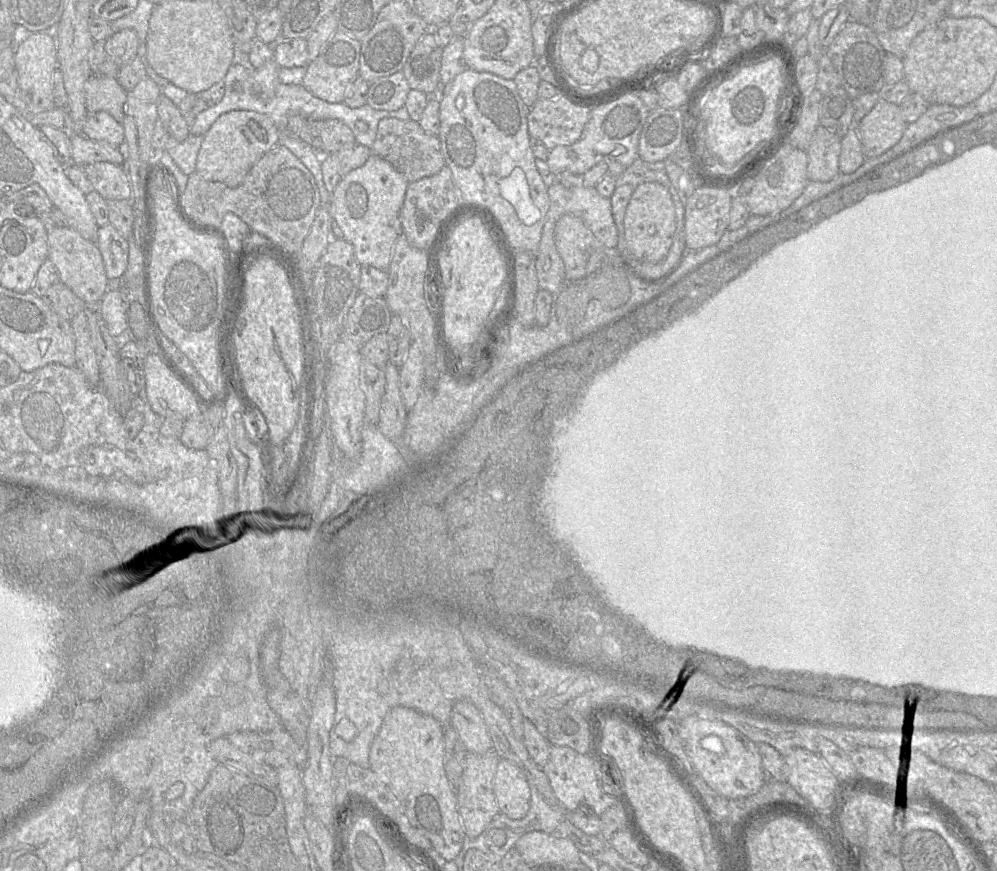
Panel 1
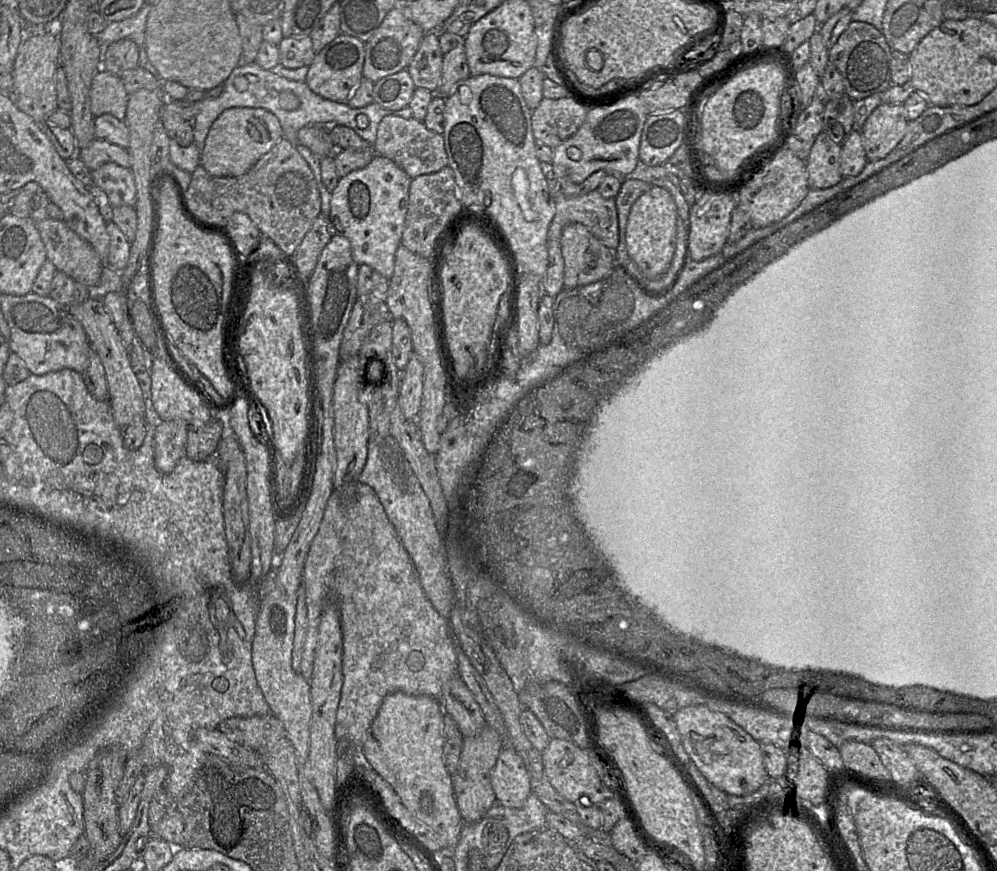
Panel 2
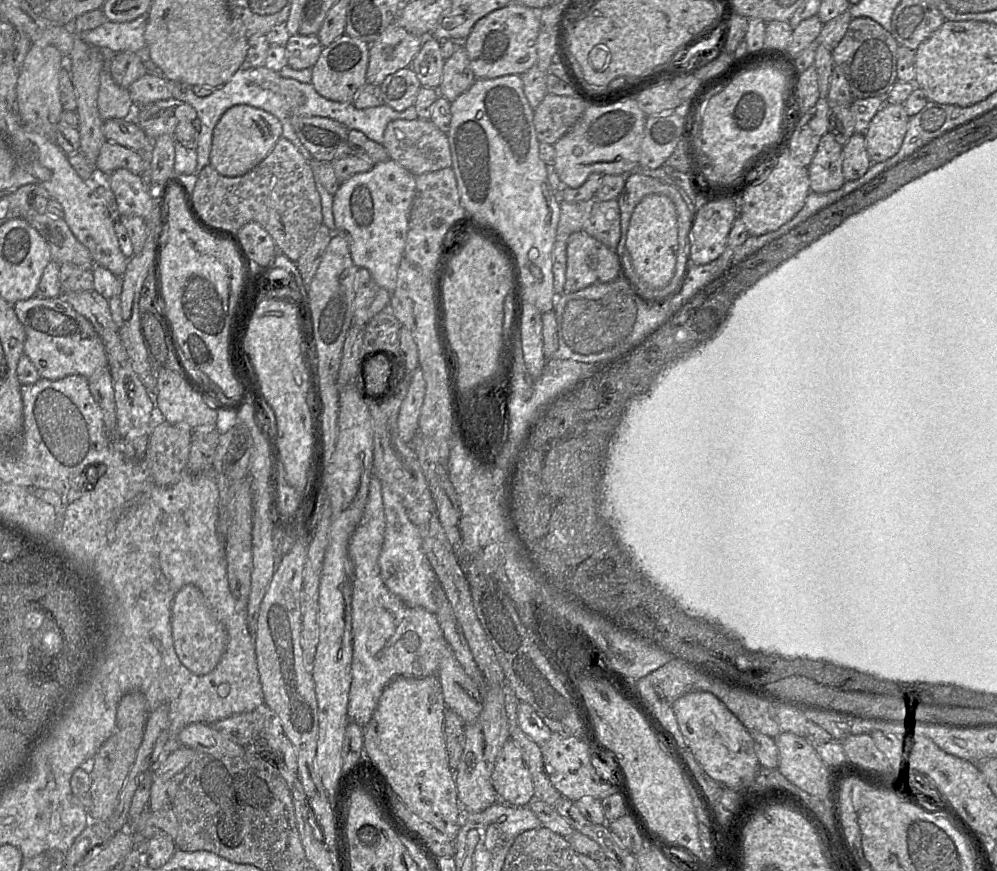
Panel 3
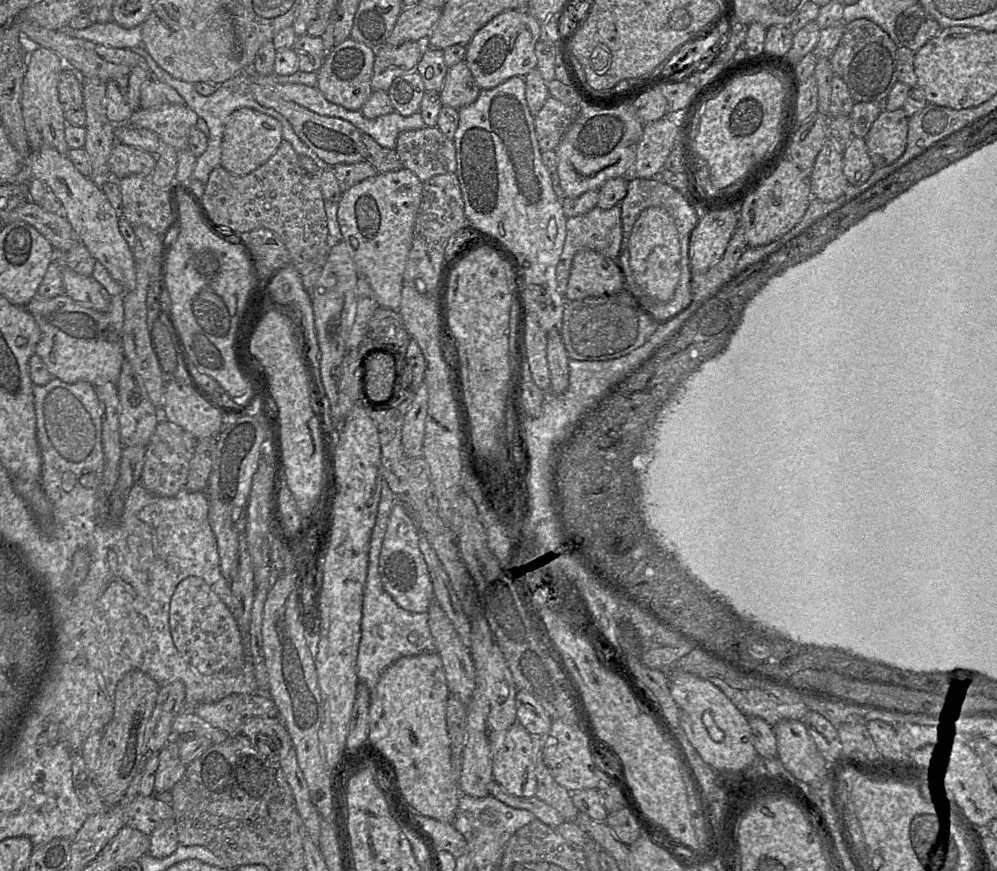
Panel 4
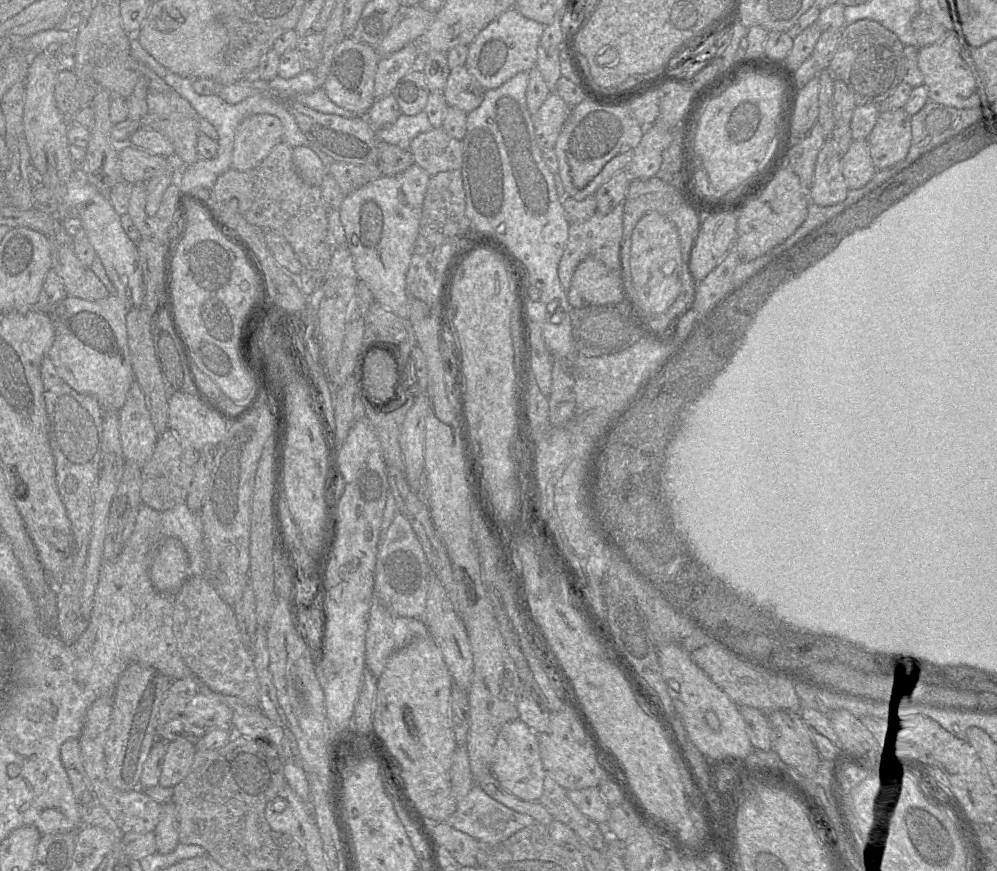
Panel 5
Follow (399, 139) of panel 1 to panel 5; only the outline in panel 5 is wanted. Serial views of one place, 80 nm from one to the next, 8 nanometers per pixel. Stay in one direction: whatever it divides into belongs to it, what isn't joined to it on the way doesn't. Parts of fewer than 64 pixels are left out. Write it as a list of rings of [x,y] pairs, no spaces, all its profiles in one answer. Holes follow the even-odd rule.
[[[442,128],[418,134],[409,149],[414,163],[430,176],[439,172],[460,170],[462,166],[462,142],[449,136]]]

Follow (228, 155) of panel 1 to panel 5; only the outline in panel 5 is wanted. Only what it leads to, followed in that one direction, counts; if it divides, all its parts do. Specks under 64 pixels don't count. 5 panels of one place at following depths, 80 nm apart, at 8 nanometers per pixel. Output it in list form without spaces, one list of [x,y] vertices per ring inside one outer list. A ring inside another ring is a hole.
[[[271,114],[251,115],[238,125],[232,152],[232,165],[238,171],[247,171],[259,165],[282,141],[282,123]]]

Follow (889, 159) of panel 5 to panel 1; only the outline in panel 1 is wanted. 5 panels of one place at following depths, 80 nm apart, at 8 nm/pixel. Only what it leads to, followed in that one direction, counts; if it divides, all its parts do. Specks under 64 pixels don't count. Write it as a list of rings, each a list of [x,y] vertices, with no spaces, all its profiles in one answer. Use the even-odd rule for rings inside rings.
[[[879,99],[859,122],[859,137],[866,158],[876,157],[902,137],[907,122],[899,105]]]

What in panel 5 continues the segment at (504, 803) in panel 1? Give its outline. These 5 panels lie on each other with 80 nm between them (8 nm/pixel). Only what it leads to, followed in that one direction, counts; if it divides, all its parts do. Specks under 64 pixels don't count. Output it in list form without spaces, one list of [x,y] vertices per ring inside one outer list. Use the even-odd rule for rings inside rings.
[[[519,718],[501,727],[492,750],[491,771],[512,795],[524,801],[539,801],[546,771],[540,758],[538,735]]]

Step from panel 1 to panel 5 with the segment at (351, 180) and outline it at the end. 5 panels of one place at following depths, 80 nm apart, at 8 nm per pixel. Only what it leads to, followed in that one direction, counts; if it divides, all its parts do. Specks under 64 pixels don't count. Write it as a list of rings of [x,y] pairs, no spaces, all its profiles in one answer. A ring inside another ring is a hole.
[[[414,163],[396,176],[382,175],[345,195],[339,210],[346,246],[353,257],[359,280],[371,290],[376,302],[403,319],[409,318],[406,273],[418,236],[430,178]]]

